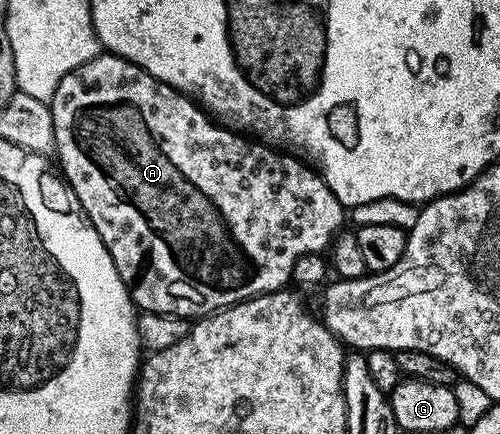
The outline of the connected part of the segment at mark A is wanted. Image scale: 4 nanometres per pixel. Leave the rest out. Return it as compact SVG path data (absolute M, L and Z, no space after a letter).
M100 52L92 60L68 72L68 76L60 80L48 105L54 121L54 149L61 177L70 187L70 193L78 197L78 202L82 205L82 213L90 219L100 240L108 248L116 264L116 272L120 272L120 280L124 280L124 284L129 288L130 298L139 311L147 314L171 314L197 320L249 298L281 290L291 281L292 266L296 260L309 254L329 251L336 235L343 229L344 207L327 188L321 174L292 154L279 152L257 140L251 140L249 137L219 126L187 95L179 94L168 84L148 76L148 72L124 60L119 54Z

